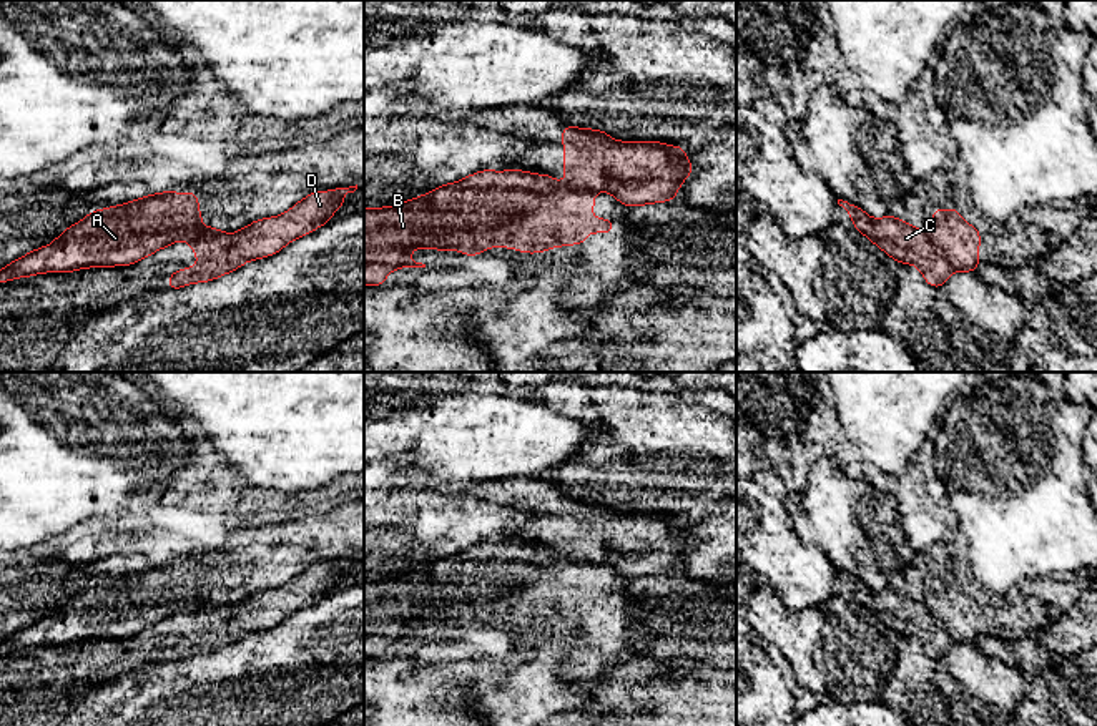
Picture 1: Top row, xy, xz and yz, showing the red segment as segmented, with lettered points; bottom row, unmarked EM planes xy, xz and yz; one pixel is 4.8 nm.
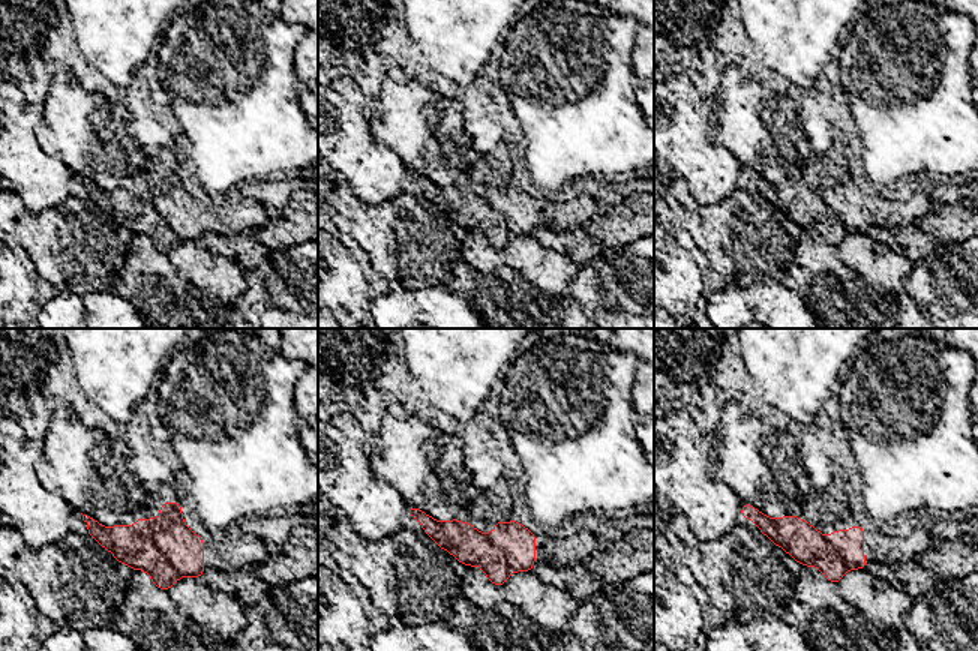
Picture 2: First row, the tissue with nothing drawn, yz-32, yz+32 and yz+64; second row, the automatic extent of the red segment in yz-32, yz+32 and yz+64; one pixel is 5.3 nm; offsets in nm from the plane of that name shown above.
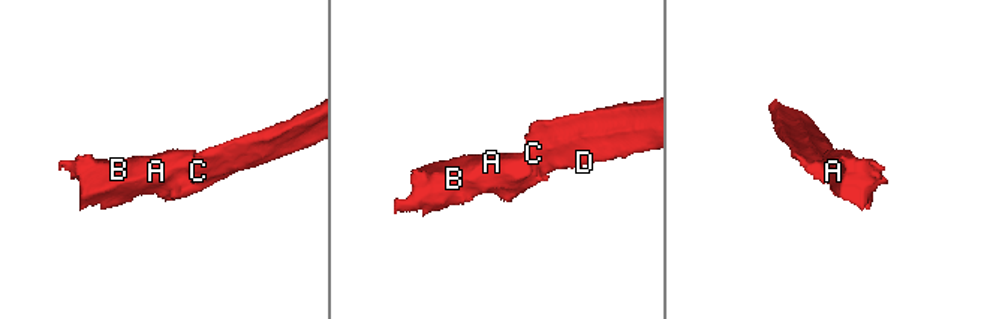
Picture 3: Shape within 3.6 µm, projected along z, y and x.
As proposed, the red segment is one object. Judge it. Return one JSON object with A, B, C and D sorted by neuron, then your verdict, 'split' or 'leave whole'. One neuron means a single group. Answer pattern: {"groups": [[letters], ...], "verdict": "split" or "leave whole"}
{"groups": [["A", "B"], ["C", "D"]], "verdict": "split"}

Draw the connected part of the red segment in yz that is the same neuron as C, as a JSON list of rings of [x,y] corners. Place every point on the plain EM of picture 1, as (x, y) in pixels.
[[[838,571],[838,576],[849,585],[858,603],[898,635],[914,636],[929,658],[939,661],[954,645],[941,620],[924,603],[891,586],[874,591],[843,571]]]

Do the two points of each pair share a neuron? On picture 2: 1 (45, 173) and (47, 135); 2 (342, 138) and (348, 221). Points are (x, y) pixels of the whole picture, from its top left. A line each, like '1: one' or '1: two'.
1: two
2: two

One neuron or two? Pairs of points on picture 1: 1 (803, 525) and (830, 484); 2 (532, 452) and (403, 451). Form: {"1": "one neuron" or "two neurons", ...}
{"1": "one neuron", "2": "one neuron"}

